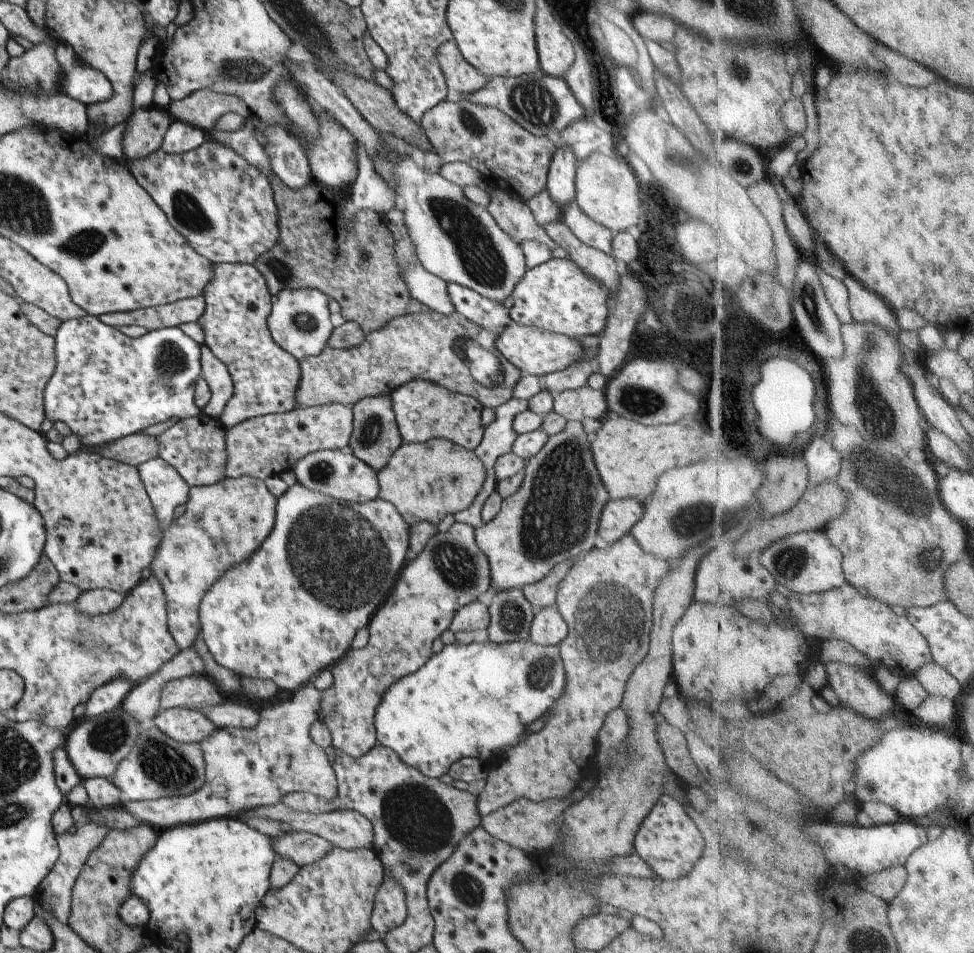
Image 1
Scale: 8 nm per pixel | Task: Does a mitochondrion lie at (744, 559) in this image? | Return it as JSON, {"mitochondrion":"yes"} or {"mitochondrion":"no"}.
{"mitochondrion":"no"}

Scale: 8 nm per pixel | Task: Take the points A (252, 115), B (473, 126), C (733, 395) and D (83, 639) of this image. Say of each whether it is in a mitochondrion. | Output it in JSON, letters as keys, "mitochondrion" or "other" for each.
{"A":"other","B":"mitochondrion","C":"other","D":"mitochondrion"}

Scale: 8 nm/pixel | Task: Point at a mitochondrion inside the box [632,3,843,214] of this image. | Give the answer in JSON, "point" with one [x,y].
{"point":[688,164]}

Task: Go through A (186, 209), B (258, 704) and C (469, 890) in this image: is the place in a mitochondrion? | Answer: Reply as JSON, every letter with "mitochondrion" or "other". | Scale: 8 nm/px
{"A":"mitochondrion","B":"other","C":"mitochondrion"}

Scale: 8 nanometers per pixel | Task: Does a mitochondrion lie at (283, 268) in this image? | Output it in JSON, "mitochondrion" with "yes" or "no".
{"mitochondrion":"yes"}

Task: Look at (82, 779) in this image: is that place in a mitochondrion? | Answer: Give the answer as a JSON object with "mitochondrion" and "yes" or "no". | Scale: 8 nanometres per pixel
{"mitochondrion":"no"}

